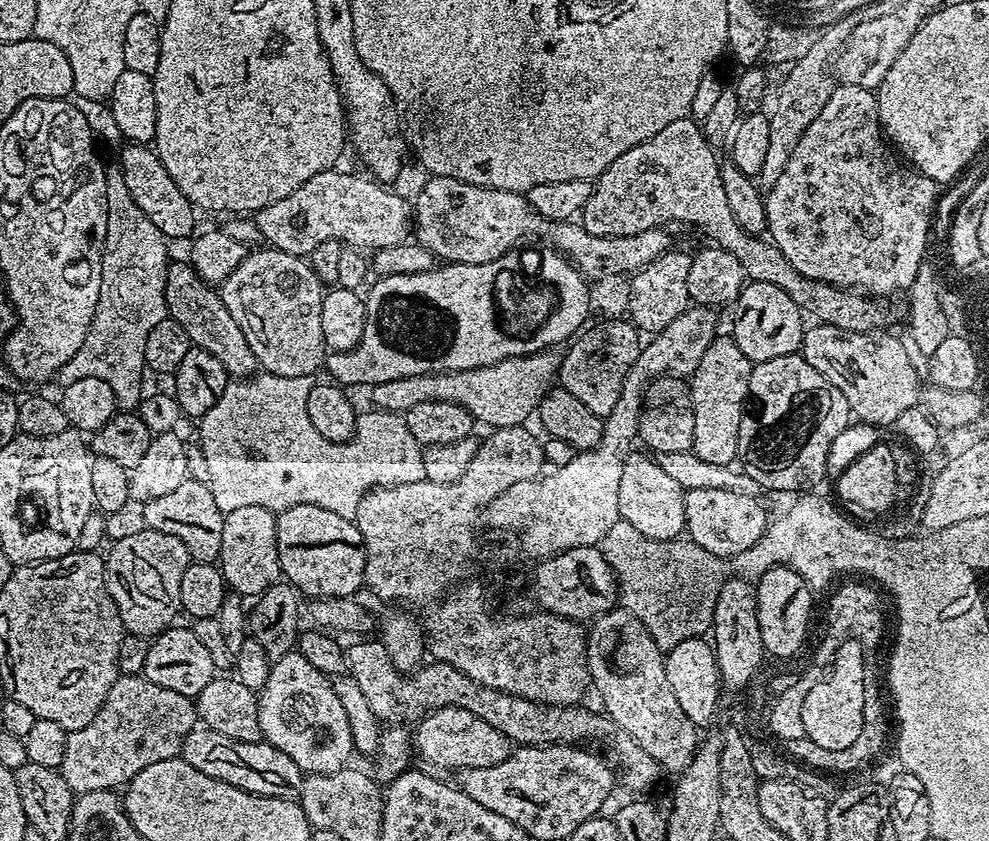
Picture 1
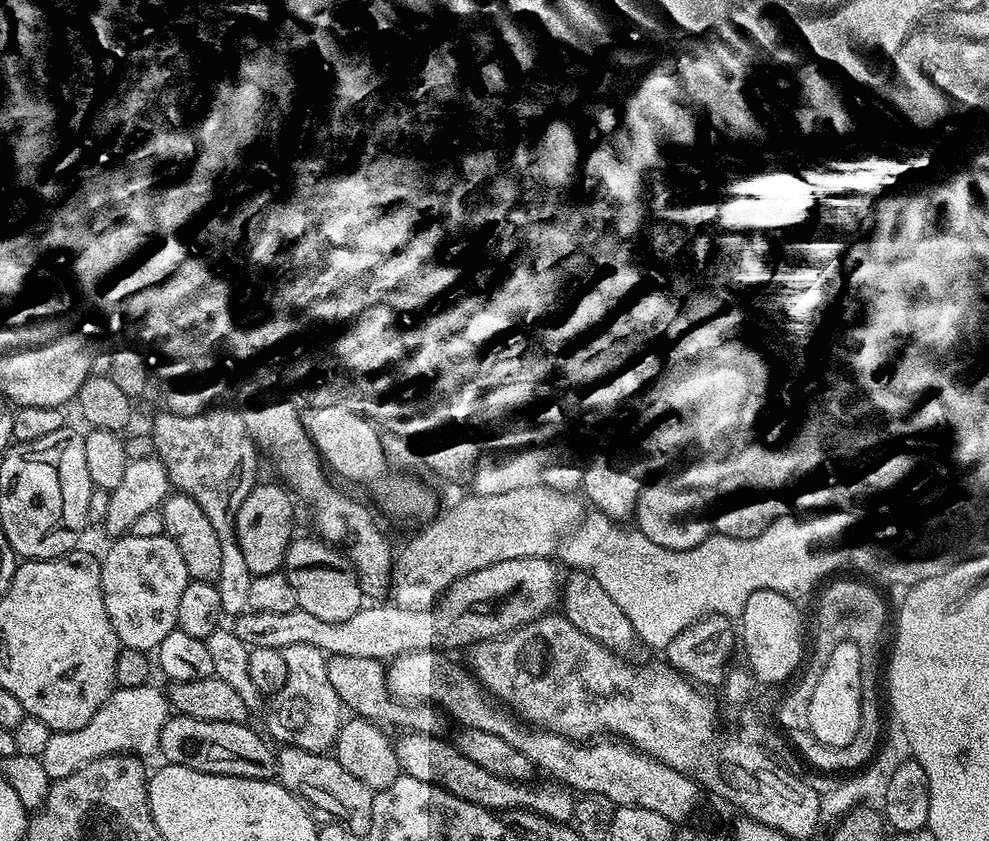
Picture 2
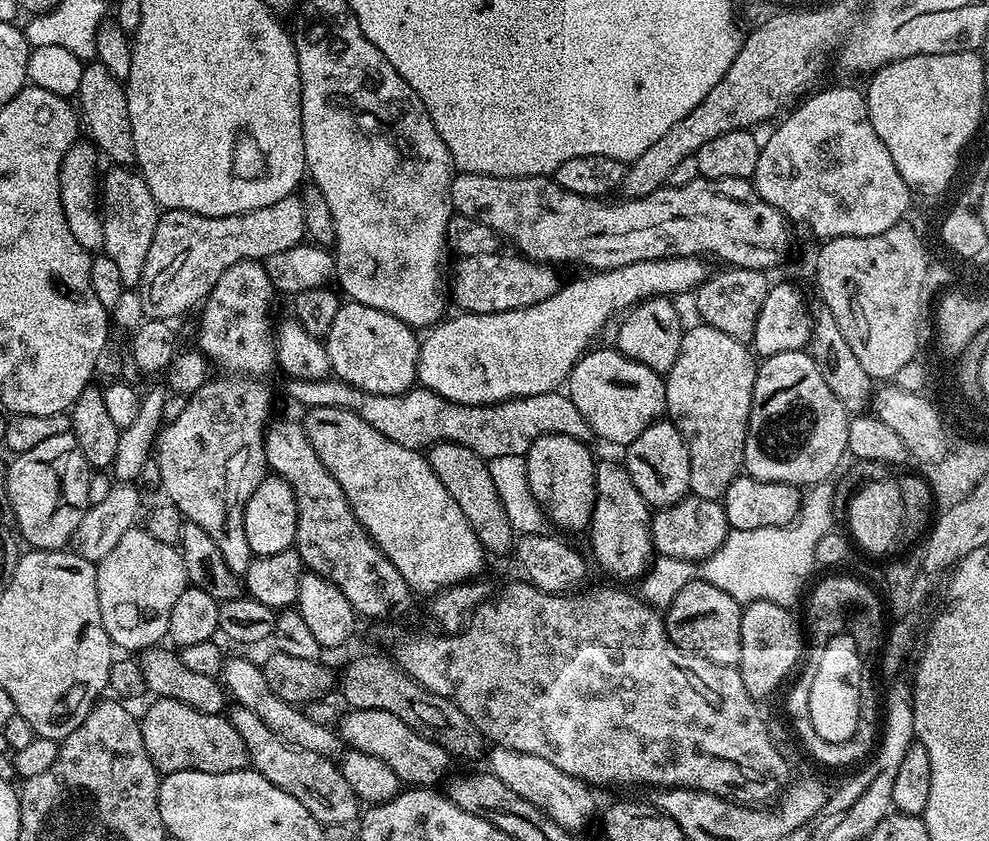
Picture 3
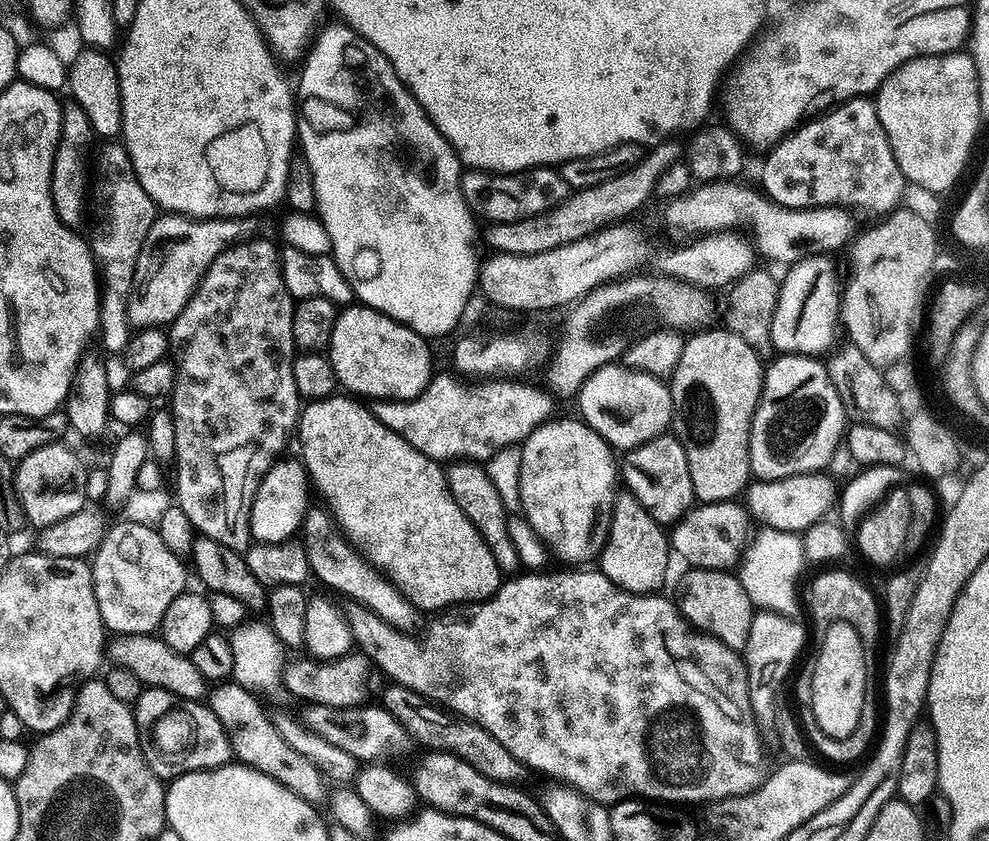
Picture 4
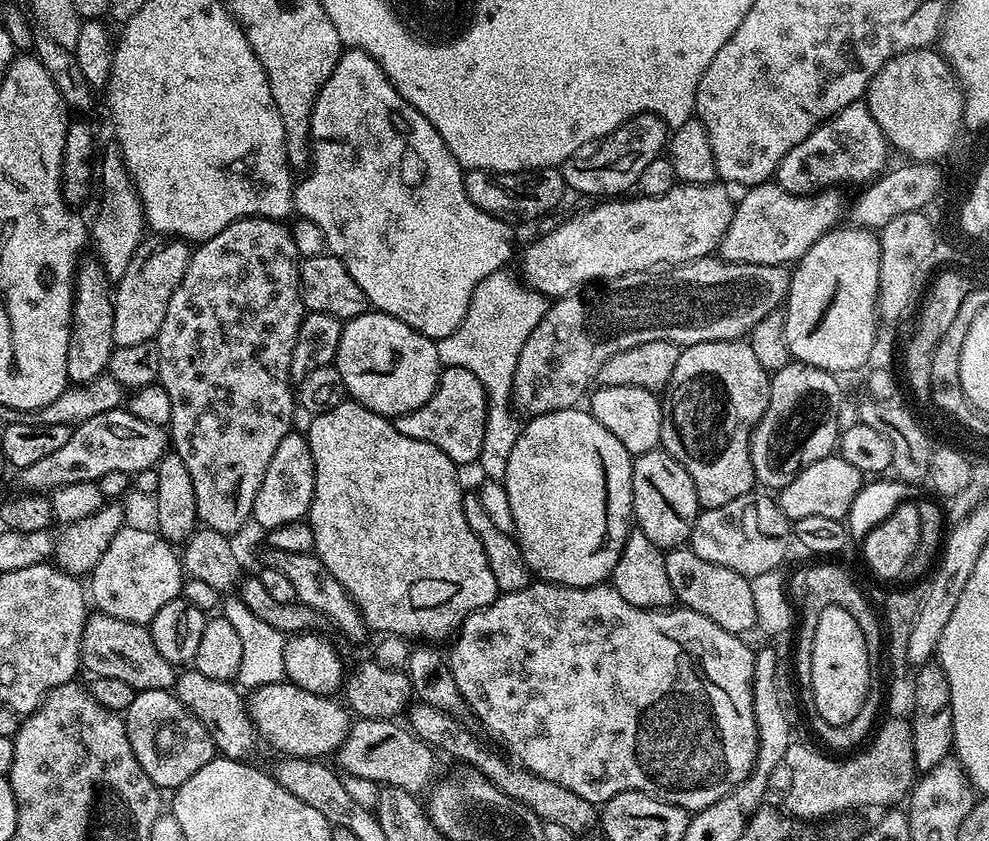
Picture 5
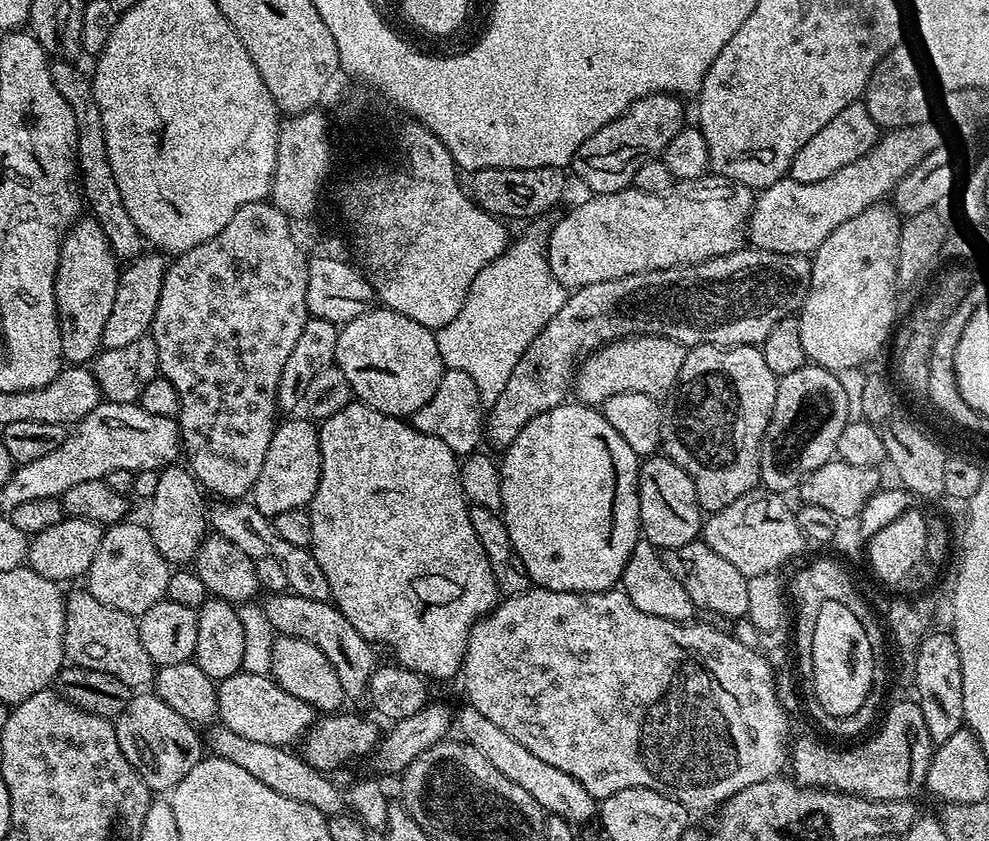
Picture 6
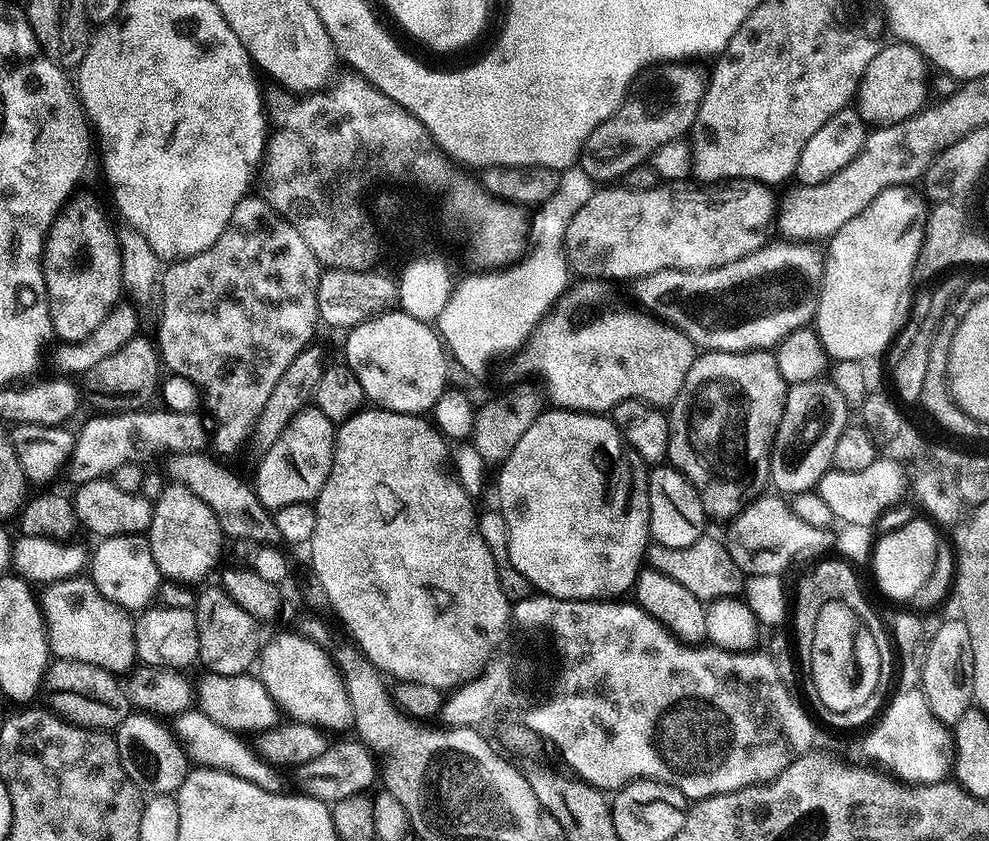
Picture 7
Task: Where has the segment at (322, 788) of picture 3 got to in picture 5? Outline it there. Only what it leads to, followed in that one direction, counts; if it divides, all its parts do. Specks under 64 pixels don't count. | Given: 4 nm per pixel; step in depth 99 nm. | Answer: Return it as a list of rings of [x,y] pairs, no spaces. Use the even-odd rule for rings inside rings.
[[[184,670],[176,677],[174,691],[182,706],[186,706],[186,710],[190,710],[190,714],[194,714],[198,722],[202,722],[212,731],[213,740],[227,759],[249,759],[248,752],[255,750],[256,740],[258,744],[258,733],[248,719],[245,697],[235,683],[206,678],[206,674],[195,670]]]

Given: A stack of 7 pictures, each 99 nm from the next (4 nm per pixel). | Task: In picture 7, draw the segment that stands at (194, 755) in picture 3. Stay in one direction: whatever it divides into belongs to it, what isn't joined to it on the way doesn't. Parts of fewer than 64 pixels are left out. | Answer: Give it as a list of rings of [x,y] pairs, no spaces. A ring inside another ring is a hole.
[[[136,710],[116,727],[114,735],[122,770],[126,770],[126,774],[136,783],[141,793],[167,796],[179,790],[190,771],[190,761],[184,748],[177,743],[176,736],[165,723],[155,715]]]

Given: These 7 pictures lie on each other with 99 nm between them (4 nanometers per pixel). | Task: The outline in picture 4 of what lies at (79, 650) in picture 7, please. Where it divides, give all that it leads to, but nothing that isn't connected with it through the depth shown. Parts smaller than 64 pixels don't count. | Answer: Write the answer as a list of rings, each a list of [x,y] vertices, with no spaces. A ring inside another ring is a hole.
[[[122,634],[113,635],[106,644],[106,660],[109,665],[130,670],[141,685],[149,688],[164,688],[170,694],[187,700],[203,701],[206,696],[206,681],[198,674],[191,655],[170,650],[166,642],[156,634]],[[205,687],[205,688],[204,688]]]

